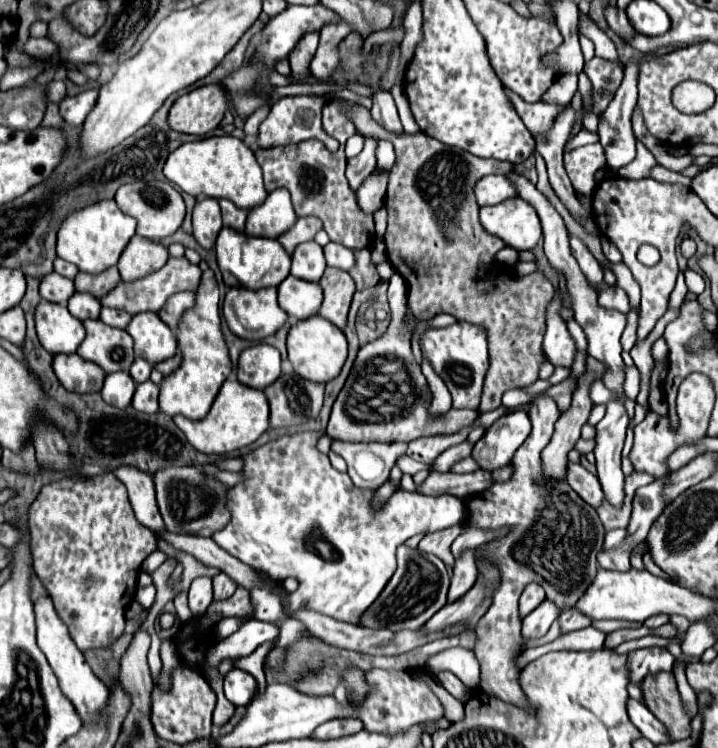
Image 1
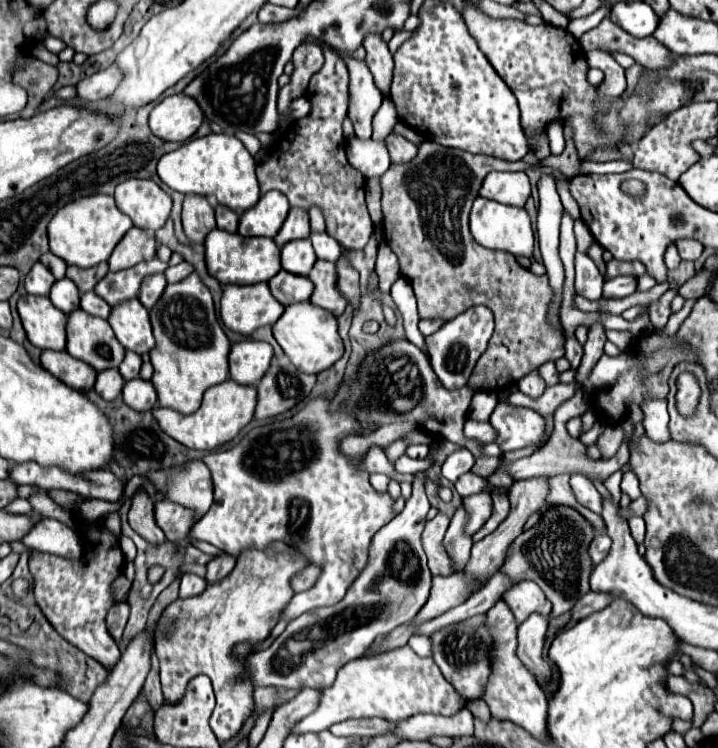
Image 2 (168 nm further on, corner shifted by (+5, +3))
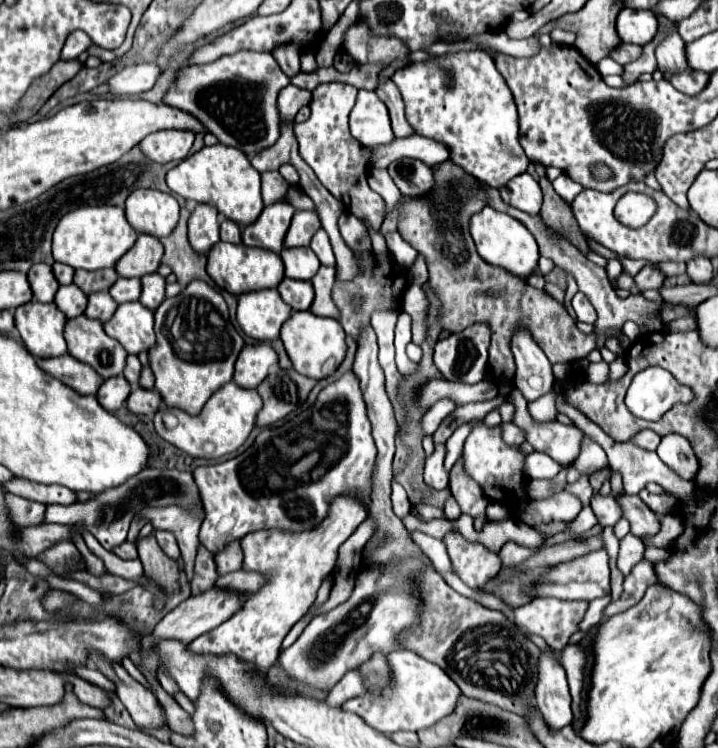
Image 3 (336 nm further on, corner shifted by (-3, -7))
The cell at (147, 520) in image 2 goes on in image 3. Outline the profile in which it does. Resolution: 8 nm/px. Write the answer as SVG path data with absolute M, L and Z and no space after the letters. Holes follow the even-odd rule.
M151 534L147 538L141 538L137 542L137 550L139 550L139 560L143 564L143 576L153 580L167 594L177 590L179 566L175 560L171 560L163 554L155 536Z

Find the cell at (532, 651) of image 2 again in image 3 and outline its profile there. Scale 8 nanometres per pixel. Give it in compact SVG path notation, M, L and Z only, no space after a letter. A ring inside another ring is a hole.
M545 650L539 658L539 682L537 682L537 708L541 718L551 730L561 730L563 726L571 724L571 694L565 678L565 670L553 652Z

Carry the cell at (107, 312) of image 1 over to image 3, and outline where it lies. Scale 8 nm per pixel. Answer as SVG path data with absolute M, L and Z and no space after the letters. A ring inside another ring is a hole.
M109 292L91 294L91 296L89 296L87 310L85 310L85 316L87 316L87 318L101 320L101 322L107 322L107 320L113 316L115 308L117 308L117 302L113 302L113 298L111 298Z

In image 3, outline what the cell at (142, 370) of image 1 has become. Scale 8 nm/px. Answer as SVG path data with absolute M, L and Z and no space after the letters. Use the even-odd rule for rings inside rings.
M129 354L127 356L127 362L125 362L125 370L123 370L123 376L127 378L127 382L131 386L137 386L137 378L139 378L139 372L141 372L141 362L137 356Z

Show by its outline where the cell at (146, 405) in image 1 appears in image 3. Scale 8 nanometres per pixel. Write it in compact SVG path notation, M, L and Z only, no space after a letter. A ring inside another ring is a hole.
M133 386L129 398L127 398L127 406L133 414L145 414L149 418L153 418L153 414L159 410L163 398L161 394L157 394L157 390L147 390L141 386Z

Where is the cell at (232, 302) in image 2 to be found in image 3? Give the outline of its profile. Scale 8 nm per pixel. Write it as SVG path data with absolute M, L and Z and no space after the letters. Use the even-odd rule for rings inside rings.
M277 290L245 292L239 296L237 322L243 332L255 340L279 338L281 324L291 316L289 306L281 302Z

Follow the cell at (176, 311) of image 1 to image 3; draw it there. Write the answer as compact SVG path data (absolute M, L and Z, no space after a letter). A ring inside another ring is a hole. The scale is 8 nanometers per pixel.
M157 272L145 274L145 278L141 278L141 288L139 302L149 310L155 310L165 298L165 278L161 278Z

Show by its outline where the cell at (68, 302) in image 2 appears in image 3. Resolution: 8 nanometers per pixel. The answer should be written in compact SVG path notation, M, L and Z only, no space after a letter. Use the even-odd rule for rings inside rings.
M75 284L59 286L55 294L55 304L67 318L75 318L81 316L87 308L87 294Z

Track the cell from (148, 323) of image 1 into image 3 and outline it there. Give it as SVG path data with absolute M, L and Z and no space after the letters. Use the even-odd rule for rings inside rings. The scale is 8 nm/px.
M139 302L119 304L113 312L113 318L103 326L105 332L127 350L127 354L139 354L155 344L153 312Z

